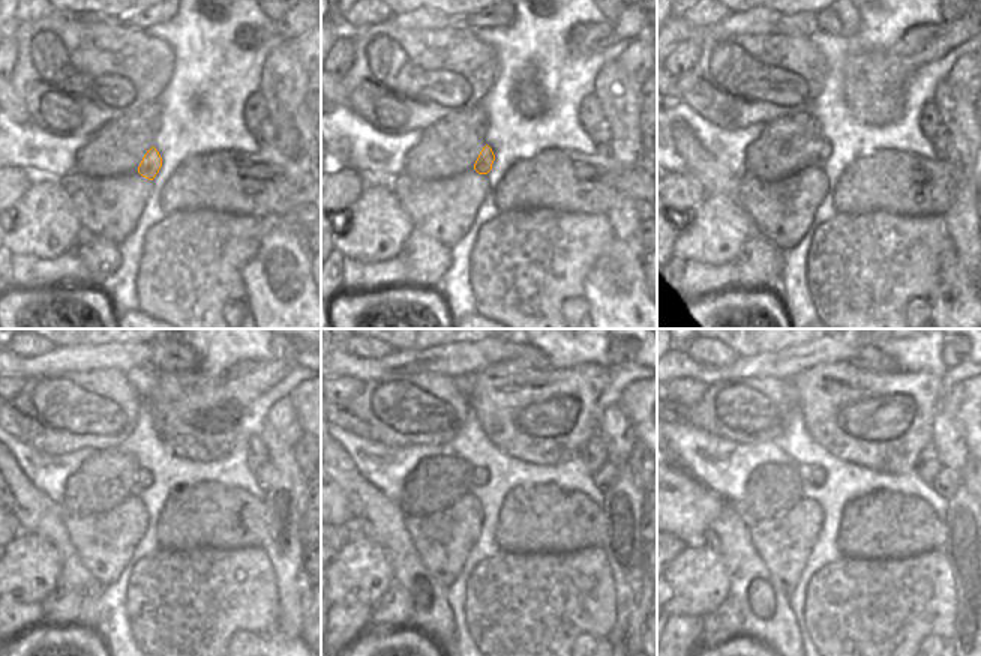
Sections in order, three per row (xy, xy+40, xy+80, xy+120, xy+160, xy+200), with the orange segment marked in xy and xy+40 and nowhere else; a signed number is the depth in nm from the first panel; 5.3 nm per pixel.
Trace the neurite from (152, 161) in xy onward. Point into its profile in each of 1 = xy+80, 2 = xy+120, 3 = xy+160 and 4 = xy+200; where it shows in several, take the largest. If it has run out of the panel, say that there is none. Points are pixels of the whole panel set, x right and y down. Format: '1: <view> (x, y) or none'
1: xy+80 (821, 158)
2: xy+120 (144, 478)
3: xy+160 (479, 476)
4: xy+200 (813, 475)

